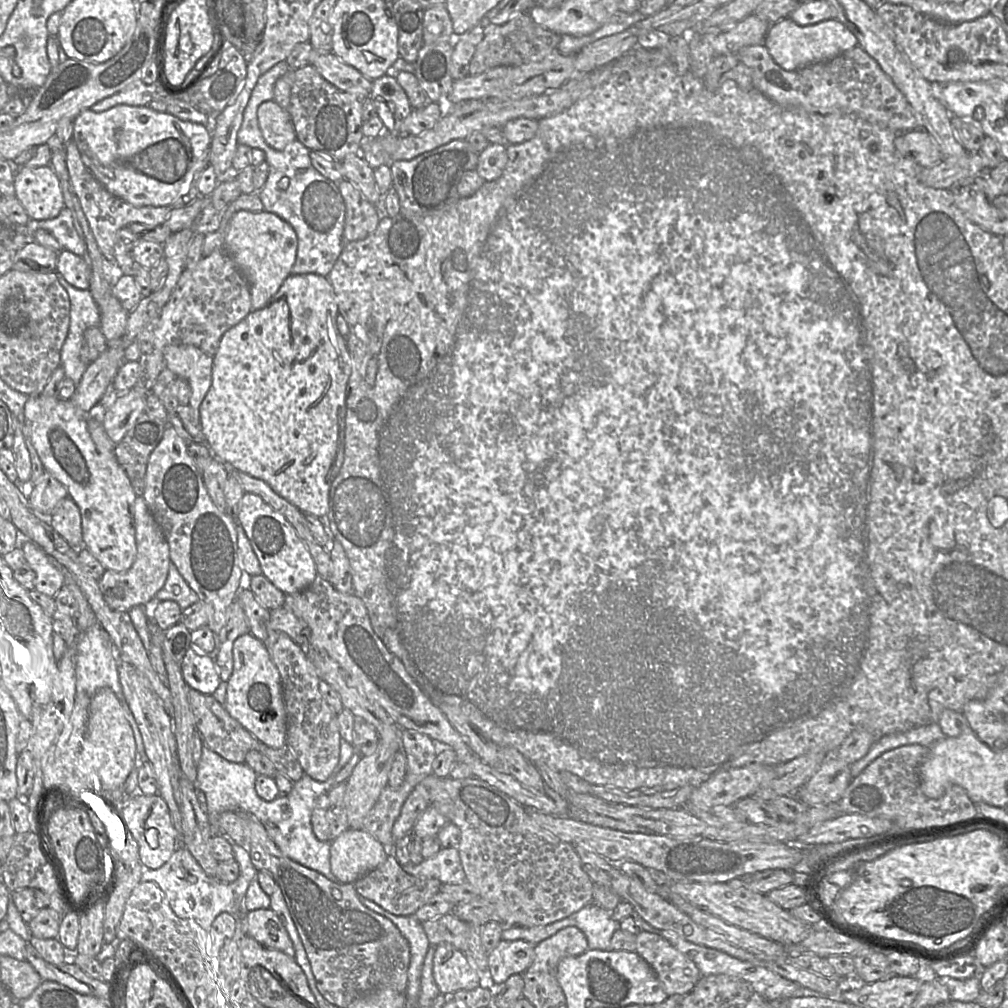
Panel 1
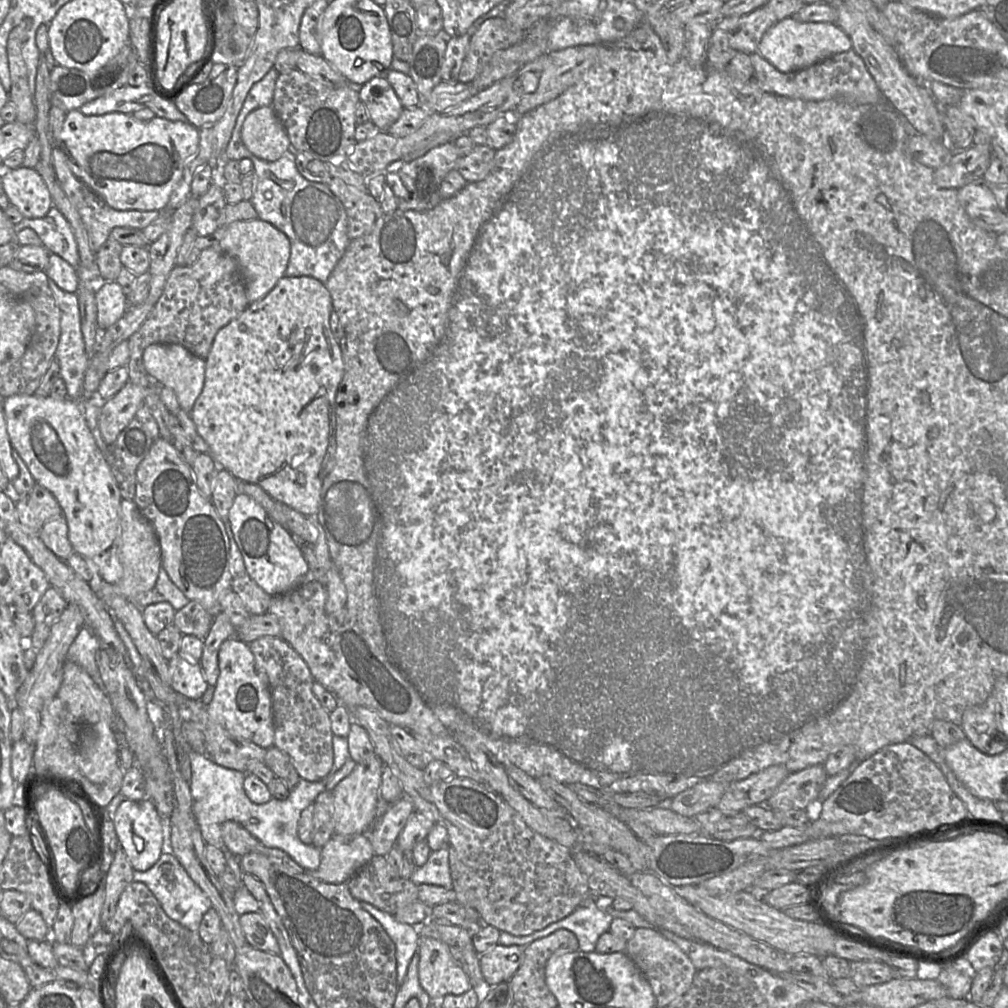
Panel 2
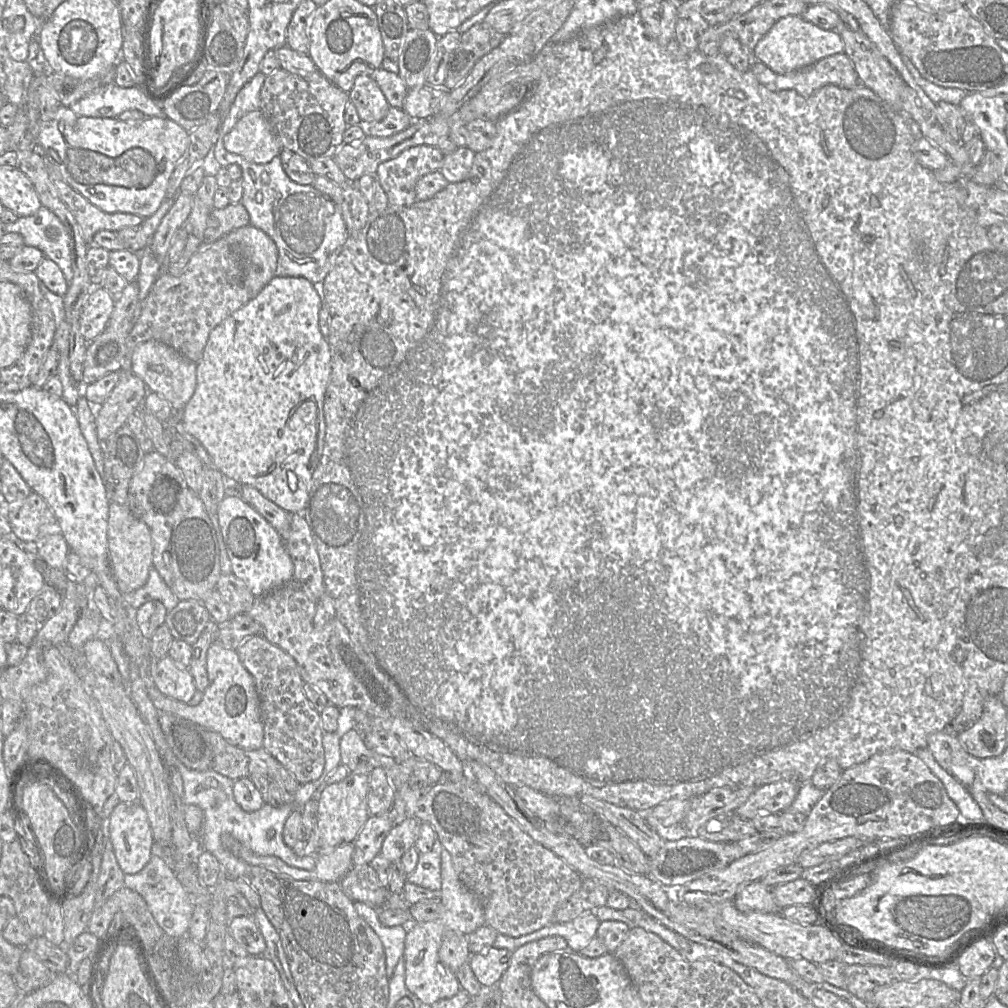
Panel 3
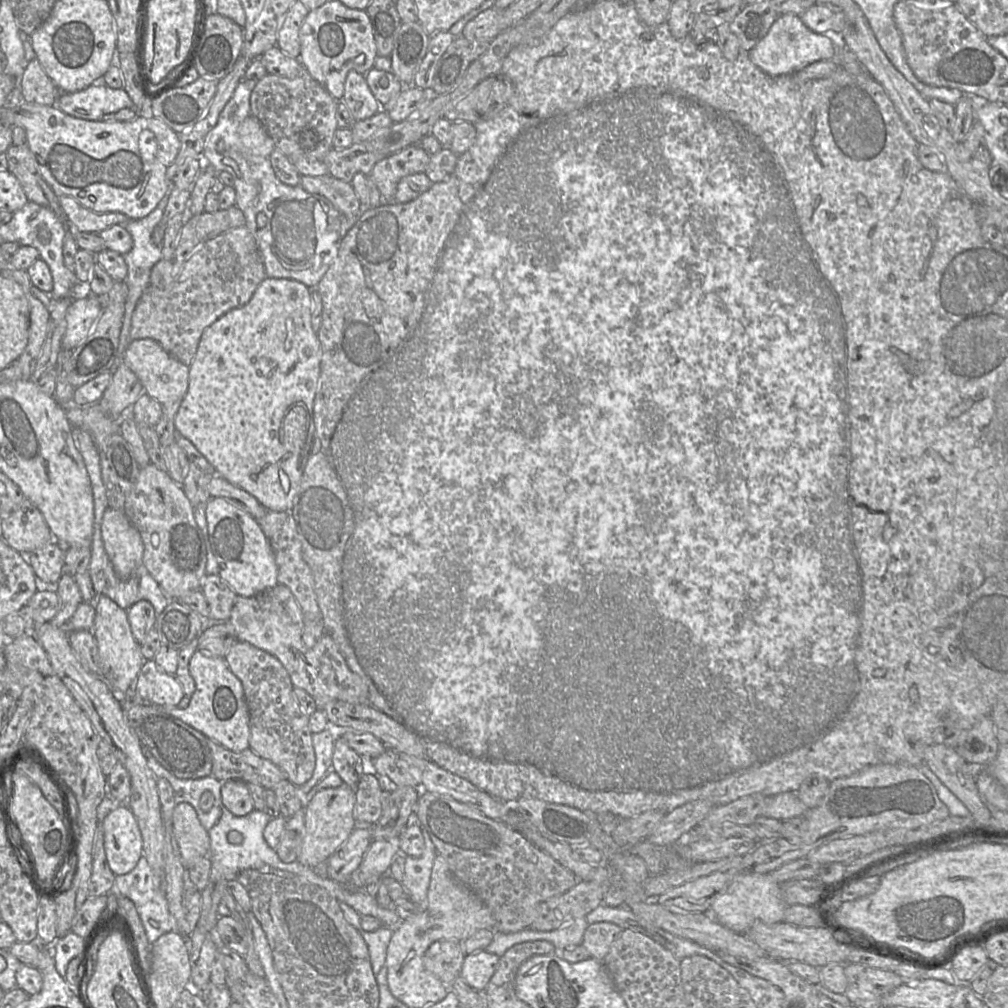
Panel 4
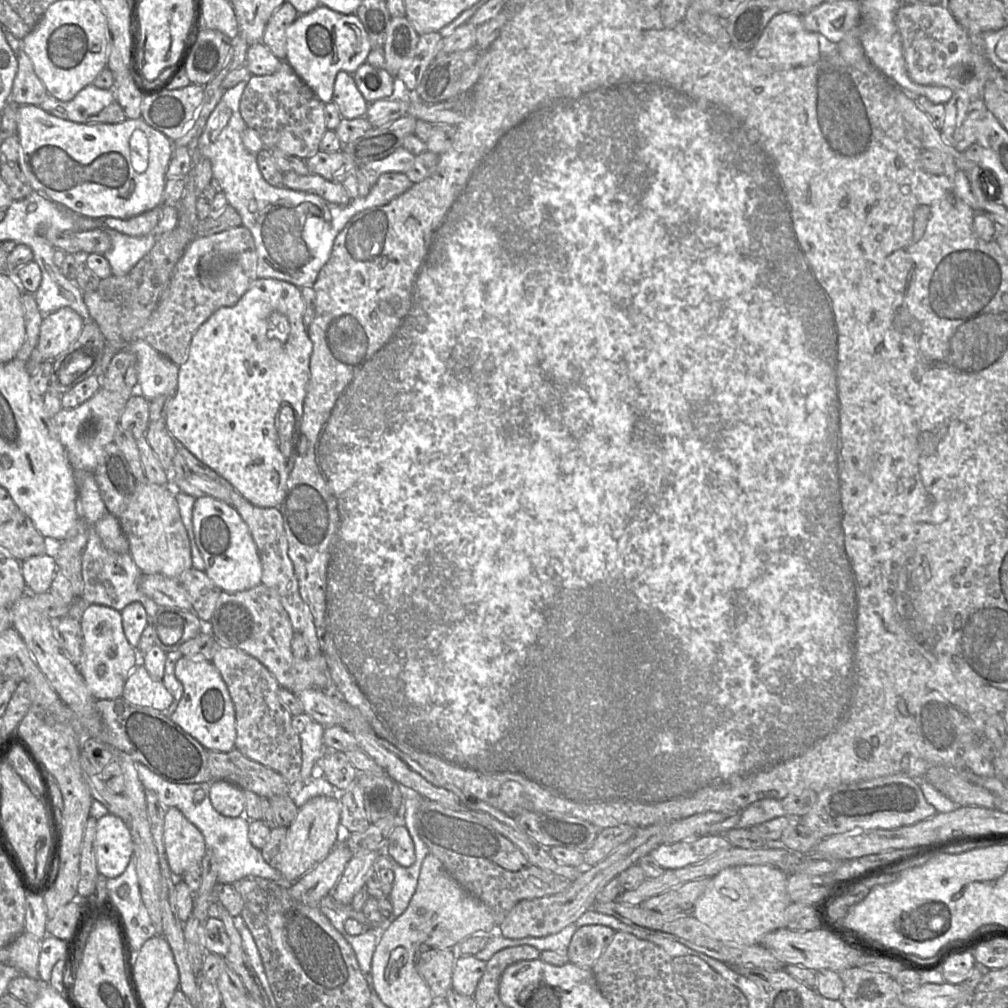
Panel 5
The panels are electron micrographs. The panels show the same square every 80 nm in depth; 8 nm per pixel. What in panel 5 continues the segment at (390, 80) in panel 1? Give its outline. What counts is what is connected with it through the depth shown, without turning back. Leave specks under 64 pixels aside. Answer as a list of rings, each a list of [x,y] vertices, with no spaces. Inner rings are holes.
[[[339,72],[334,83],[332,102],[338,107],[344,119],[364,117],[369,103],[358,90],[352,74]]]

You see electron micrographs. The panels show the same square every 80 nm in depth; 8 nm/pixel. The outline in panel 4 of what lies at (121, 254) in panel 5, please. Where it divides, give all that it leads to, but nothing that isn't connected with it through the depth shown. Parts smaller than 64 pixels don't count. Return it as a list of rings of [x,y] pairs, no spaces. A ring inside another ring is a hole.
[[[166,193],[154,211],[142,219],[131,220],[125,229],[133,239],[132,249],[123,255],[128,268],[125,283],[128,295],[125,302],[125,314],[133,314],[136,304],[148,286],[152,267],[163,259],[162,251],[152,240],[155,226],[160,222],[168,203]]]

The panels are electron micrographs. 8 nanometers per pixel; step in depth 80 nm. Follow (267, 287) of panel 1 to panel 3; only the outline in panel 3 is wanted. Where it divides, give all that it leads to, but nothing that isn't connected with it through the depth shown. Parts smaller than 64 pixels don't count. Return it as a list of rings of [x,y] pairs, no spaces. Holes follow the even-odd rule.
[[[247,225],[226,235],[230,244],[239,247],[245,268],[245,284],[251,299],[275,276],[278,250],[274,241],[262,230]]]

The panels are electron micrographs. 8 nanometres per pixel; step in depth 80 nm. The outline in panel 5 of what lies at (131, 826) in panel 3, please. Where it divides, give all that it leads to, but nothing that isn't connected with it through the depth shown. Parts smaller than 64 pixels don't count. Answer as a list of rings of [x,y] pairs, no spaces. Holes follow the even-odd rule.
[[[107,813],[96,820],[93,851],[99,875],[115,878],[127,868],[133,856],[133,839],[128,825]]]

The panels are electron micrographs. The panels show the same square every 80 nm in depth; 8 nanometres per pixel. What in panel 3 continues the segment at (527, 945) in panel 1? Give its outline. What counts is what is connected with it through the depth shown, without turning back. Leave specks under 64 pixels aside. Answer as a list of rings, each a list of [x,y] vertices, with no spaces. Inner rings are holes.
[[[490,947],[480,953],[471,954],[468,962],[483,986],[497,985],[507,970],[513,951]]]

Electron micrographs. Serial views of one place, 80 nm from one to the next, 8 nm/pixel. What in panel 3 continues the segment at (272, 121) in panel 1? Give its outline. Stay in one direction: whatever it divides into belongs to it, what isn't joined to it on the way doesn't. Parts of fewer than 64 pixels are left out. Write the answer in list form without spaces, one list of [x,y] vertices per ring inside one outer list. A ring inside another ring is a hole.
[[[260,110],[244,115],[224,137],[227,151],[257,164],[266,164],[279,156],[282,146]]]

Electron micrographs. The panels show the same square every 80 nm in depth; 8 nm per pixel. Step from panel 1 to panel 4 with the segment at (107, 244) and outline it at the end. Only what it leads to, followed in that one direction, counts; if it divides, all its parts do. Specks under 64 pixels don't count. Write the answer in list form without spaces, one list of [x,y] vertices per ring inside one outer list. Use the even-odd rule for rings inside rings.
[[[59,196],[58,199],[67,220],[79,232],[100,233],[115,225],[125,226],[131,221],[126,215],[117,212],[93,212],[69,196]]]

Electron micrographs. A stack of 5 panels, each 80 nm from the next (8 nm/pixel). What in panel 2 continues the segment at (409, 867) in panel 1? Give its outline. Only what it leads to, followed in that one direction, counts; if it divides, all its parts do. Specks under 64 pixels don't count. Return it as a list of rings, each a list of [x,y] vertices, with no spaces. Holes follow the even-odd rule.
[[[449,848],[432,851],[427,861],[417,866],[410,876],[416,885],[430,884],[452,888],[452,877],[449,863]]]

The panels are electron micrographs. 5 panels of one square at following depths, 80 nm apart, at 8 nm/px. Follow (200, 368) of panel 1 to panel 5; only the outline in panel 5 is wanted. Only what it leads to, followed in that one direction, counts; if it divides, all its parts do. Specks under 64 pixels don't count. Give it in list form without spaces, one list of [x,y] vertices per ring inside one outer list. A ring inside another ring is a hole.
[[[141,339],[133,340],[126,349],[137,358],[138,383],[135,393],[148,400],[175,394],[180,366]]]

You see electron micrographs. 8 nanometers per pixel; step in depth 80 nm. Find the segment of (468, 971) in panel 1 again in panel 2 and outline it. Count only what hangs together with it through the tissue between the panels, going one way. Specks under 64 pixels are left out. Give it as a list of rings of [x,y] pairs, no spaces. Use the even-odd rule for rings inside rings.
[[[421,936],[417,954],[419,956],[419,983],[430,996],[431,1000],[449,994],[459,995],[472,988],[469,977],[463,970],[461,963],[453,958],[448,945],[444,941],[432,937]]]

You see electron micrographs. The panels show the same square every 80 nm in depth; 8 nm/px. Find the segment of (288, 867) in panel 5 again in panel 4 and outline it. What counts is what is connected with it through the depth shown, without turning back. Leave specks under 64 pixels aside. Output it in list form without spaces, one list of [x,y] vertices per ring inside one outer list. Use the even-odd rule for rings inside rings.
[[[342,783],[336,788],[326,788],[305,805],[305,837],[297,861],[315,868],[322,865],[348,839],[357,827],[353,817],[355,789]]]

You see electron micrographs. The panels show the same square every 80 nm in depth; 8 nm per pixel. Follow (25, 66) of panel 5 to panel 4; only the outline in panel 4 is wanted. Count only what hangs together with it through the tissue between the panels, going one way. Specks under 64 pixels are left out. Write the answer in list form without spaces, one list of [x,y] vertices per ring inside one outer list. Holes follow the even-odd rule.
[[[29,61],[20,79],[19,99],[42,106],[53,106],[60,93],[39,61]]]

